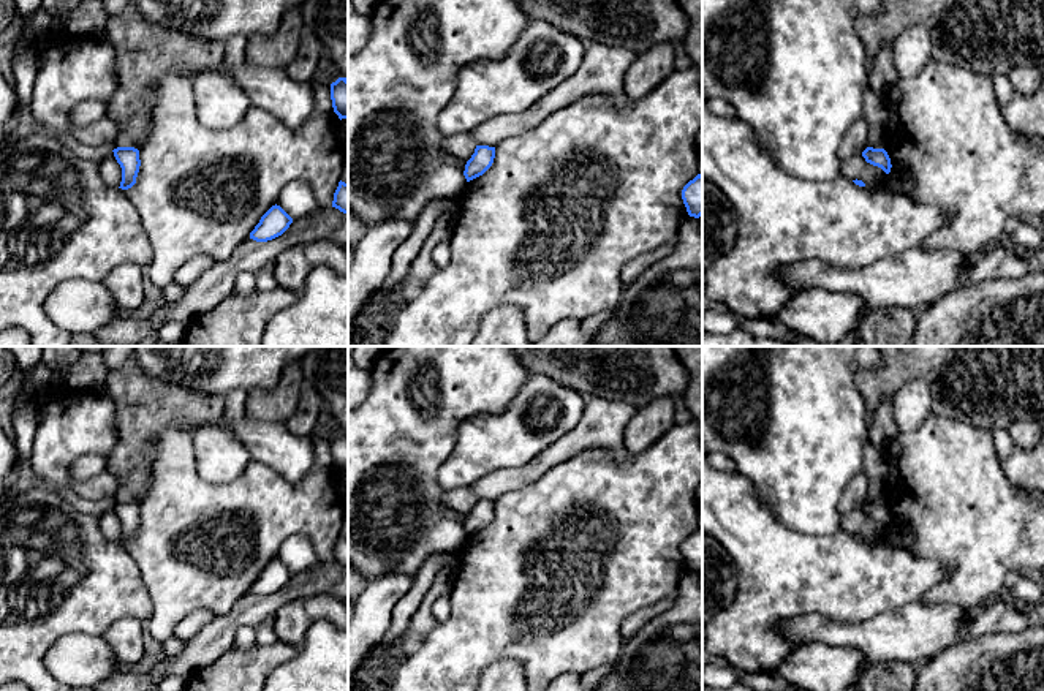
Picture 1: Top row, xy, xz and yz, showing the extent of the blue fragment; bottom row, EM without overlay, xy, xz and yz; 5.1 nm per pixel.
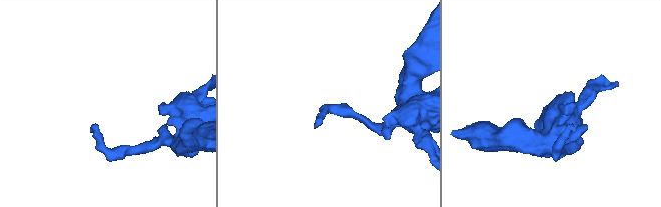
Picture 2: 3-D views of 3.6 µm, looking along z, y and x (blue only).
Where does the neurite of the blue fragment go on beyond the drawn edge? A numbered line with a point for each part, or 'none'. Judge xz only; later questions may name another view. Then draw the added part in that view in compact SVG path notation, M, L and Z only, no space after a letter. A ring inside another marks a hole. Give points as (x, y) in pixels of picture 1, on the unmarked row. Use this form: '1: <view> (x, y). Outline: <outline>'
none

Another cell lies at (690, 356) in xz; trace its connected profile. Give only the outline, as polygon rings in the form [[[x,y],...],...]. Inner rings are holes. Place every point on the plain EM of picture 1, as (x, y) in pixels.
[[[672,346],[672,349],[688,375],[682,402],[693,419],[699,421],[702,419],[702,346]]]

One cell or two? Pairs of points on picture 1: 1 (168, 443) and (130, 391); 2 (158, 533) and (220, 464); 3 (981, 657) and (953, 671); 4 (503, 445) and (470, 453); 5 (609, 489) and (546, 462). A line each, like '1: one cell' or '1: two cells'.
1: two cells
2: two cells
3: one cell
4: one cell
5: two cells

